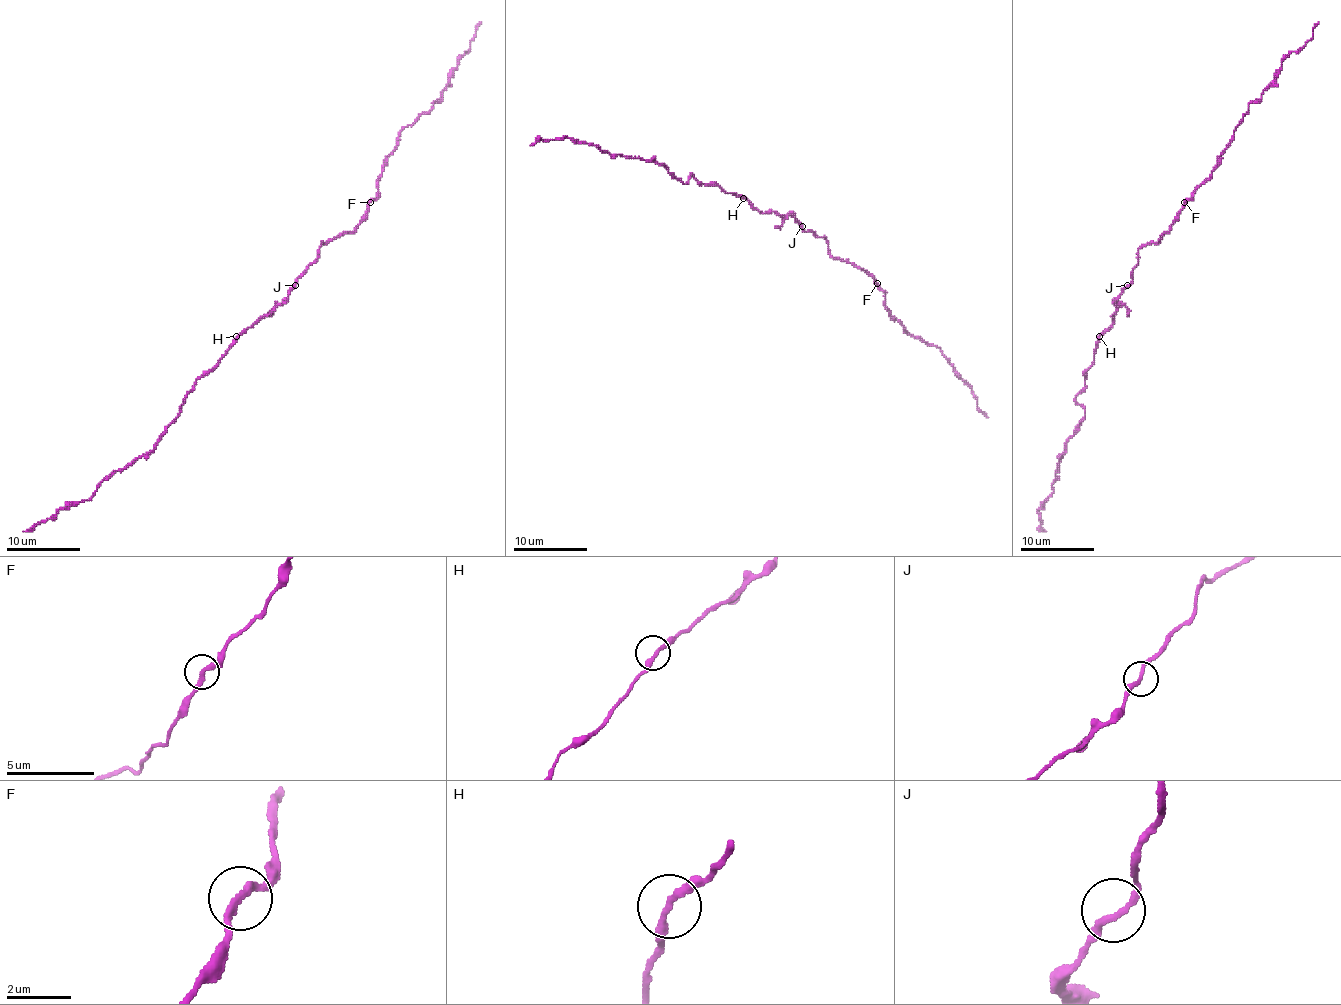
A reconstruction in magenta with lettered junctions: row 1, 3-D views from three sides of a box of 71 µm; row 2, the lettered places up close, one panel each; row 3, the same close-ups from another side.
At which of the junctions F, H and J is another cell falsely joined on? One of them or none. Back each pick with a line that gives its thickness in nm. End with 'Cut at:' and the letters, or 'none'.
Cut at: none

